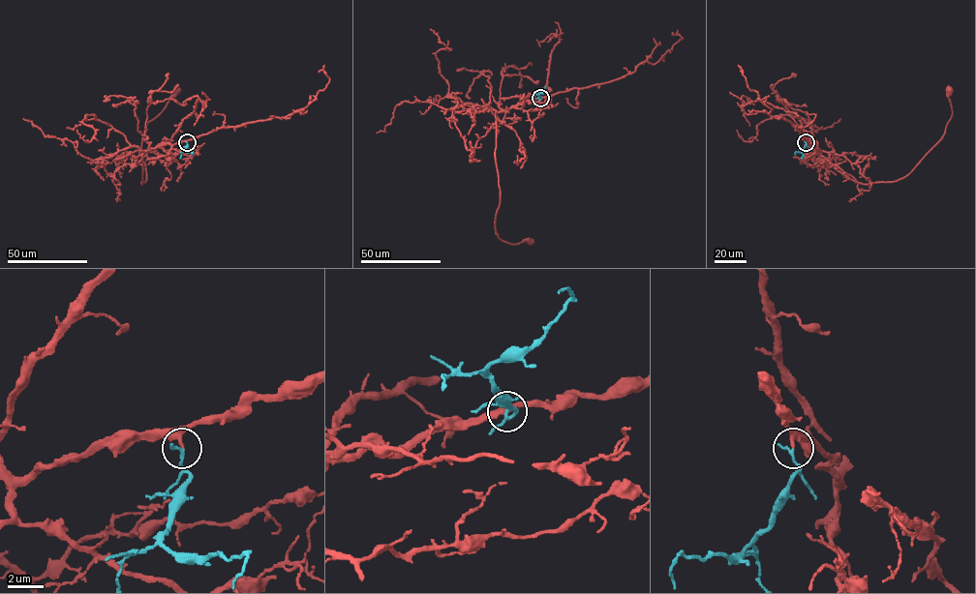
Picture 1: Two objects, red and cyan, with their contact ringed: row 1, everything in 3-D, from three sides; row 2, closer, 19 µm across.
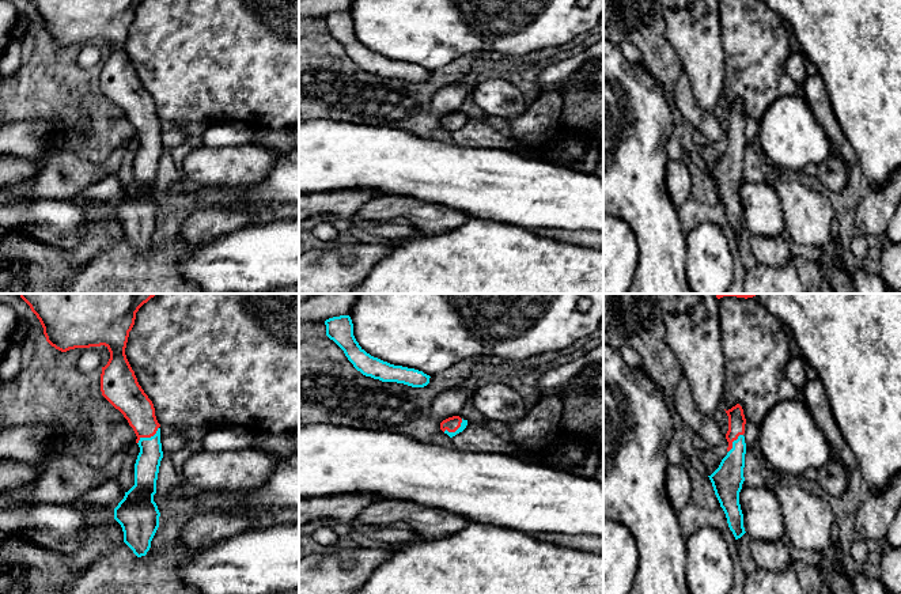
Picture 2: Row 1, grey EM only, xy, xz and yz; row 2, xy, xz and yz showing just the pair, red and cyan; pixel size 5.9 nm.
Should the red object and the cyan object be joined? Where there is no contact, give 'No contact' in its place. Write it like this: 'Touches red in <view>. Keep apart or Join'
Touches red in xy. Join

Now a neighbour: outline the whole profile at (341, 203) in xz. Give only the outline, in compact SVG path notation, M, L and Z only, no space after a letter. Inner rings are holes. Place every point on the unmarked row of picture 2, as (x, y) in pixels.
M371 189L300 194L299 222L321 213L352 217L366 203L382 196L385 194Z

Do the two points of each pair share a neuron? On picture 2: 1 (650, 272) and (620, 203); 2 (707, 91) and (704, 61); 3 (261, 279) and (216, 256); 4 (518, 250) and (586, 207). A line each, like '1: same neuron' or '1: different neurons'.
1: same neuron
2: same neuron
3: same neuron
4: different neurons

